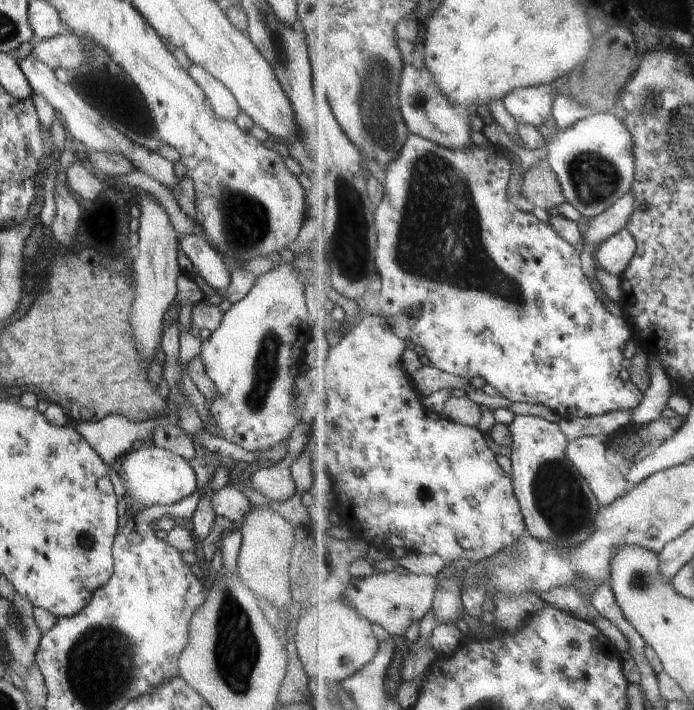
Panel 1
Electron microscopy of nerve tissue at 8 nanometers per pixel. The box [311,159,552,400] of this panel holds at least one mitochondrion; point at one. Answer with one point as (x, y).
(351, 252)

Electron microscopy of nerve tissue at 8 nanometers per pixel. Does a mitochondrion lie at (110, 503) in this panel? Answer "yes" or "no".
no

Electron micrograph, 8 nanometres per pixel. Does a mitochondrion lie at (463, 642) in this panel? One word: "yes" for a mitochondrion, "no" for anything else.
no

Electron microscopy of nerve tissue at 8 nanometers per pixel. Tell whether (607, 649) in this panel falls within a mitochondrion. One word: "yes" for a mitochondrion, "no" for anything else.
no

